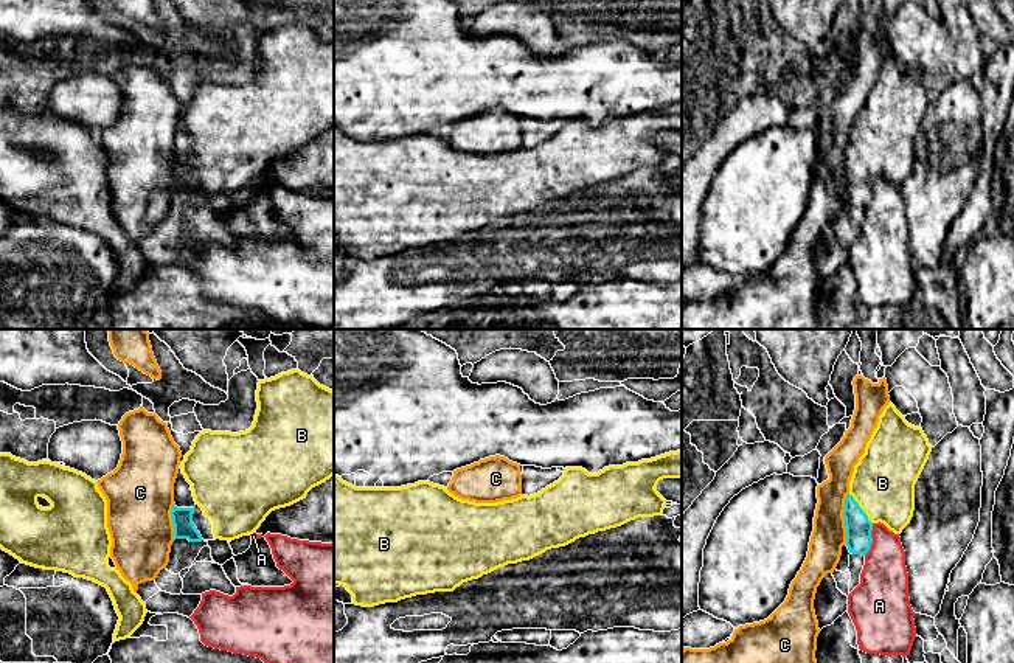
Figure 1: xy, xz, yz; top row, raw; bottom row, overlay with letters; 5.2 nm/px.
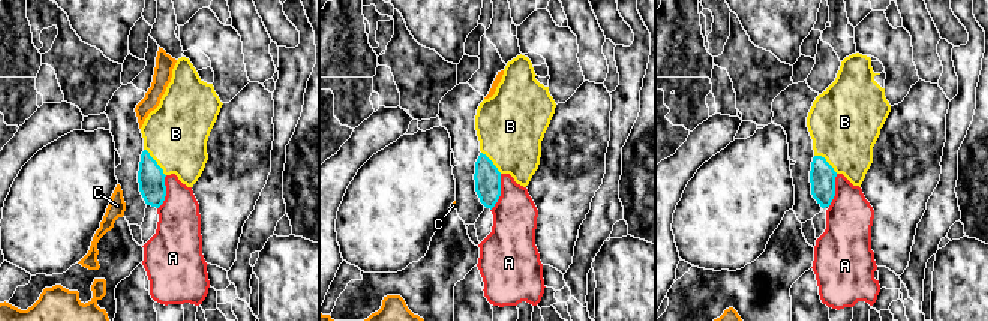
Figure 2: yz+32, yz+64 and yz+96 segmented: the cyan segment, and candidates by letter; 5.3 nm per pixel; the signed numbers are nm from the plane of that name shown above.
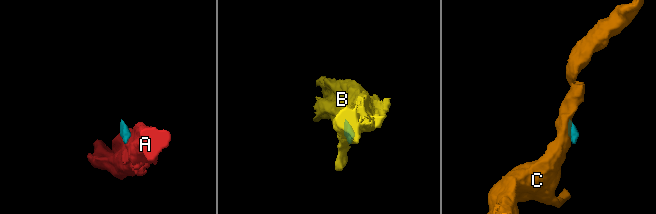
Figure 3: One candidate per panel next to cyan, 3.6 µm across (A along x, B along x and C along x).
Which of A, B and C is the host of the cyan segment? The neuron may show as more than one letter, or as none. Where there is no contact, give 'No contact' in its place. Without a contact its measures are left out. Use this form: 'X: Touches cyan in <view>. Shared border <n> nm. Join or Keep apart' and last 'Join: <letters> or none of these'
A: Touches cyan in yz. Shared border 180 nm. Keep apart
B: Touches cyan in yz. Shared border 200 nm. Join
C: Touches cyan in yz. Shared border 280 nm. Keep apart
Join: B

